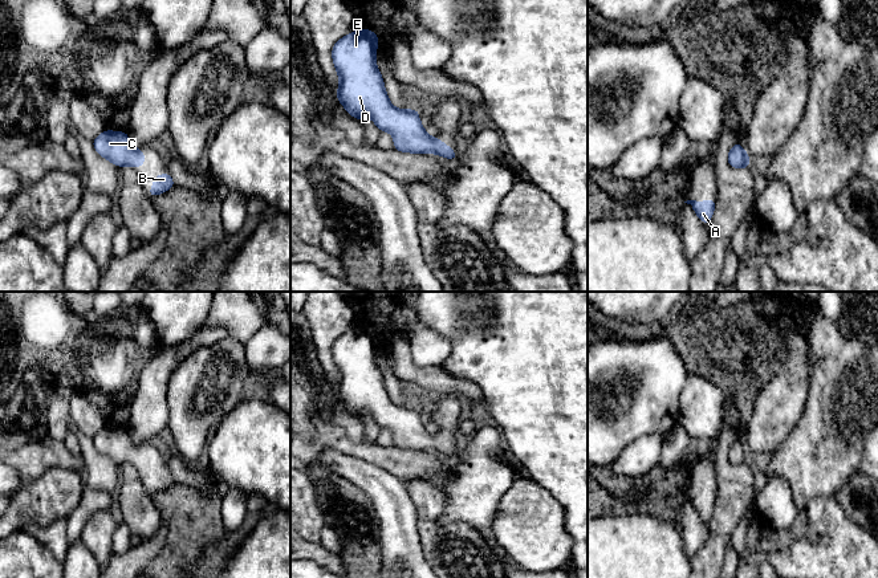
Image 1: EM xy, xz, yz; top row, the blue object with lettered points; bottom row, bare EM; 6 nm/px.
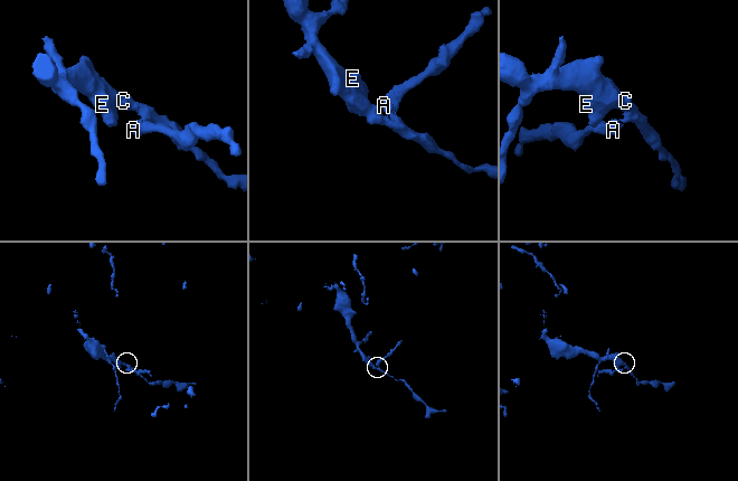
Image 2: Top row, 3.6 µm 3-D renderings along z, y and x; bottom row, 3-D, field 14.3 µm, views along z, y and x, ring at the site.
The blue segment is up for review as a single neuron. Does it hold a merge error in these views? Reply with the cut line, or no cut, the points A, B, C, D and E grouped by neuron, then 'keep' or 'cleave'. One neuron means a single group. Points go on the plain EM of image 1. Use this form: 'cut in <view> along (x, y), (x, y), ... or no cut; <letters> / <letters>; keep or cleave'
no cut; A B C D E; keep

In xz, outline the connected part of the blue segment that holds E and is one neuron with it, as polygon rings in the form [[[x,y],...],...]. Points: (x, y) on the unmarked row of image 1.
[[[369,326],[351,329],[338,337],[332,354],[340,374],[337,396],[347,410],[362,418],[370,414],[381,428],[393,431],[394,447],[414,451],[432,451],[458,456],[452,444],[430,434],[423,426],[418,406],[394,404],[385,387],[383,375],[375,362],[379,334]]]

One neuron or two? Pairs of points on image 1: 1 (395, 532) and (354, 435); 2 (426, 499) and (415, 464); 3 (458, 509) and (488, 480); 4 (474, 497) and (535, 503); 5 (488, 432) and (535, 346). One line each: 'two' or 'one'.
1: two
2: two
3: one
4: two
5: two

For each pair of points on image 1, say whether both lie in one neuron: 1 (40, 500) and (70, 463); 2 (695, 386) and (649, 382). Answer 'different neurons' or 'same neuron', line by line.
1: different neurons
2: different neurons

